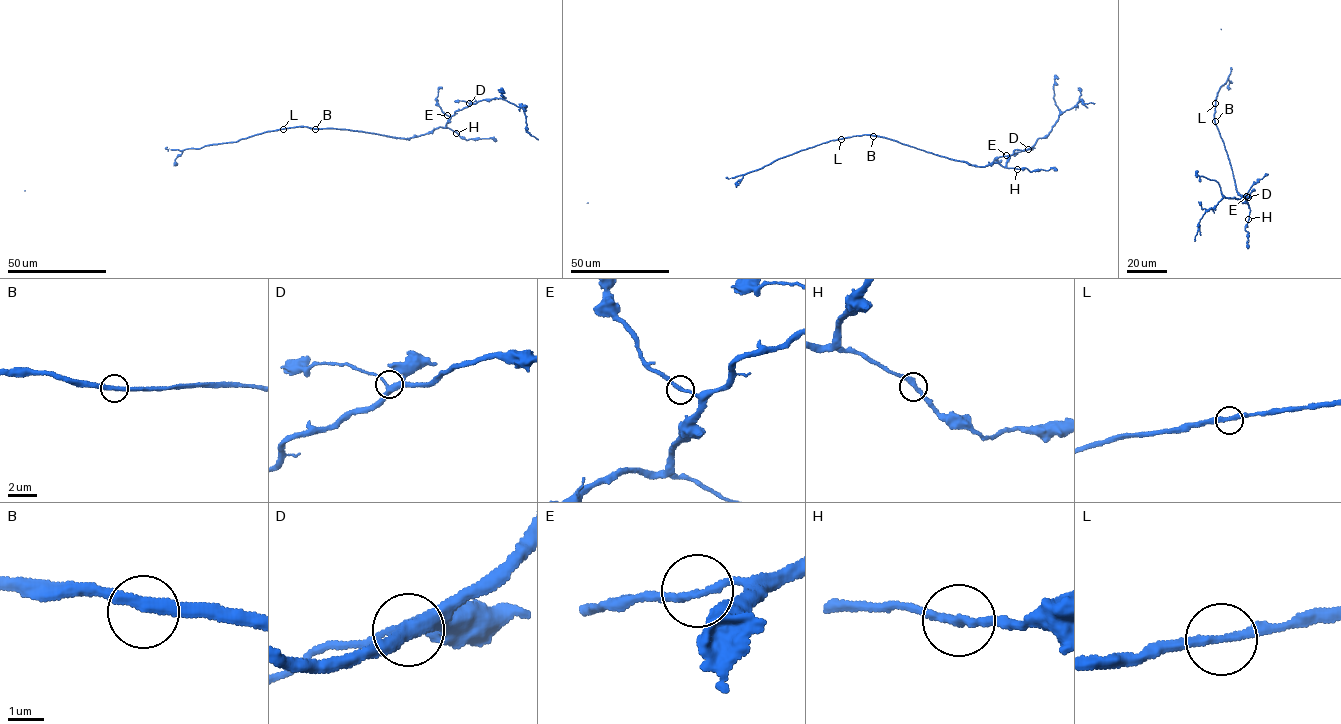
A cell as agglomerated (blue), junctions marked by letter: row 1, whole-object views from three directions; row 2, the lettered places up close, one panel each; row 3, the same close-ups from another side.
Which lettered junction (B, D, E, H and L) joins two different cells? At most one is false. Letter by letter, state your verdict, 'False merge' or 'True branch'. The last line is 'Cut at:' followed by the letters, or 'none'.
B: True branch
D: True branch
E: True branch
H: True branch
L: True branch
Cut at: none

